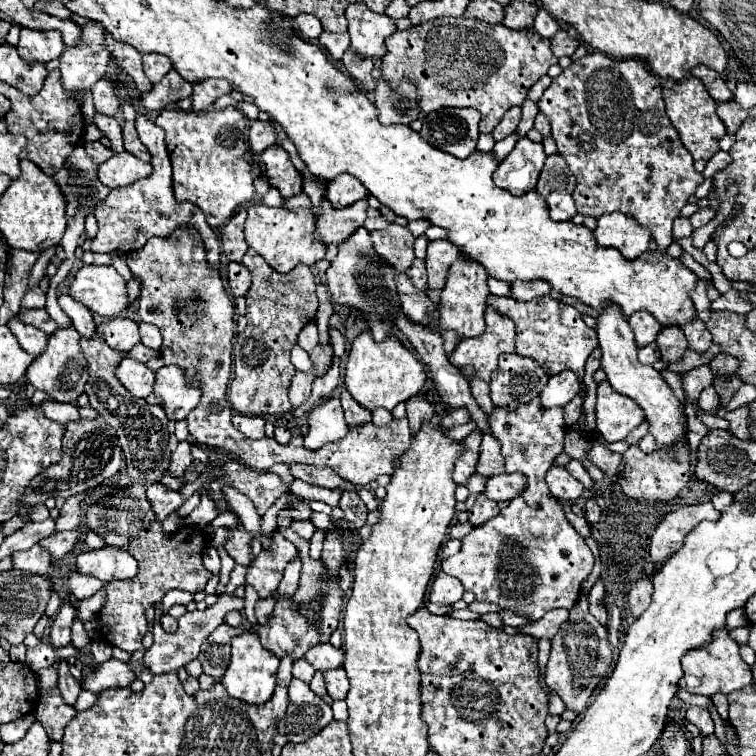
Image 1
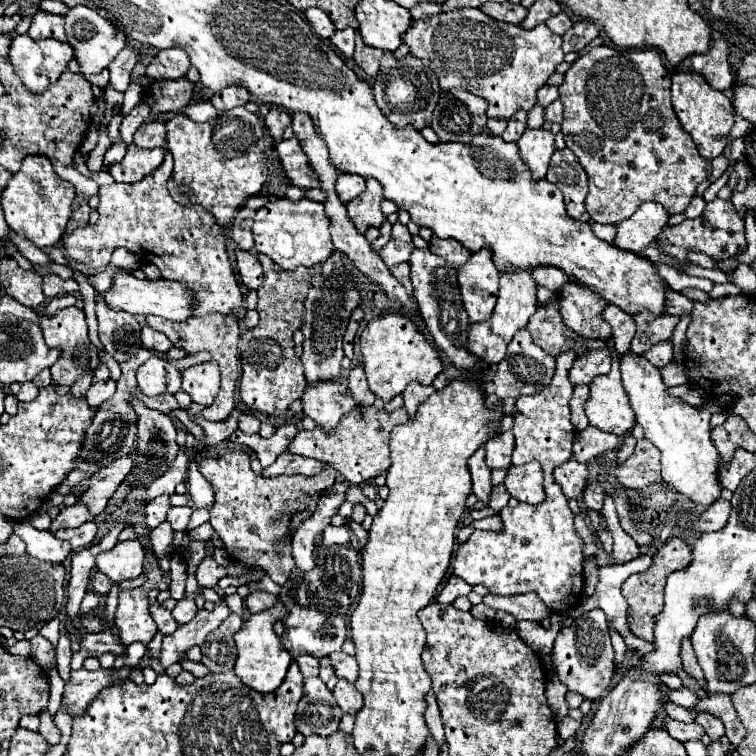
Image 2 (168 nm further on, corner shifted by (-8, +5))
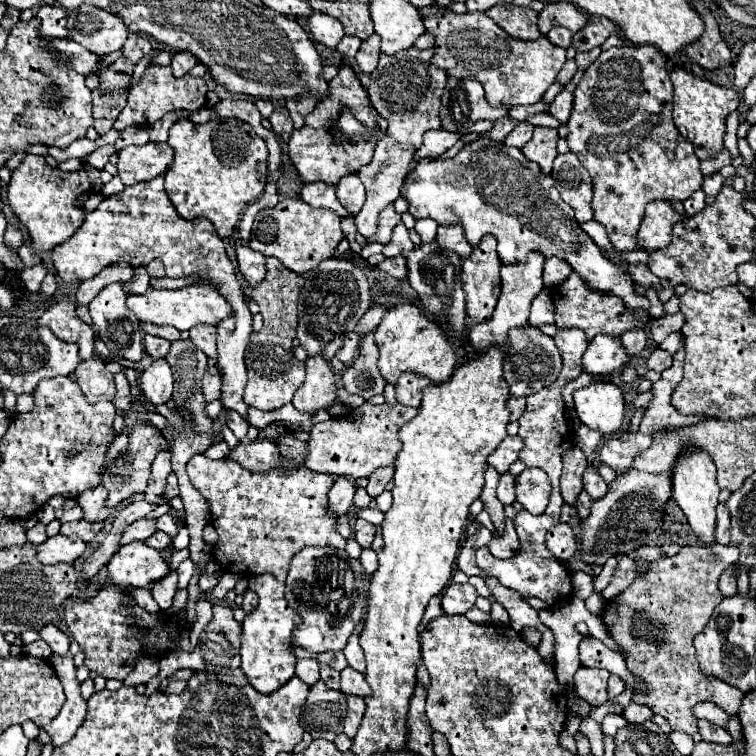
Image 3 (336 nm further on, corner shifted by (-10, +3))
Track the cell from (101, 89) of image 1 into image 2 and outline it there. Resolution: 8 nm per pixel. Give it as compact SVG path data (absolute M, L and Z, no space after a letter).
M125 47L115 59L113 59L113 63L109 65L109 73L111 73L111 79L109 79L109 85L113 87L113 89L117 89L117 91L125 91L127 87L129 87L129 83L131 83L131 69L135 67L135 63L137 63L137 53L133 51L133 49L129 49L129 47Z

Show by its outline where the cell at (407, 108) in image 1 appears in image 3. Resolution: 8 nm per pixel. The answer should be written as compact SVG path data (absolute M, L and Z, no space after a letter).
M405 49L395 55L381 55L377 69L371 73L371 83L367 87L371 105L375 111L389 121L387 137L383 137L377 147L373 161L359 169L359 179L367 189L367 201L359 215L355 215L357 231L363 237L371 237L377 231L377 215L399 197L401 185L407 175L409 161L417 147L421 145L421 137L429 129L439 129L439 107L441 93L447 83L447 73L431 63L433 49Z

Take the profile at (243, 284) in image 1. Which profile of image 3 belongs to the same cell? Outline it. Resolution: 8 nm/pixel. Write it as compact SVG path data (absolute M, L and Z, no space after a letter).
M237 247L237 263L245 281L255 287L263 281L265 275L265 257L251 247Z

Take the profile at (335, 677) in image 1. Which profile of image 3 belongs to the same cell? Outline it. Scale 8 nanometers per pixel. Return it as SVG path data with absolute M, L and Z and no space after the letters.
M349 695L347 705L349 705L349 711L347 711L347 717L345 717L345 731L343 733L349 735L349 739L353 739L357 729L359 729L359 725L361 725L363 713L365 713L365 701L361 697Z

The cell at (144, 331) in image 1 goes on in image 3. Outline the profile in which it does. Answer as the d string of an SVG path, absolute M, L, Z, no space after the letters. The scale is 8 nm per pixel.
M145 335L143 339L145 343L145 353L151 357L151 359L161 359L167 355L171 343L167 339L161 339L161 337L155 337L155 335Z

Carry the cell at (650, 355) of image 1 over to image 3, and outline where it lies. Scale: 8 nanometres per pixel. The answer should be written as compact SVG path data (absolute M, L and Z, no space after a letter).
M655 349L655 351L651 353L651 357L647 359L647 367L653 369L653 371L657 371L657 373L669 369L671 363L673 363L673 357L671 357L667 351L661 351L661 349Z

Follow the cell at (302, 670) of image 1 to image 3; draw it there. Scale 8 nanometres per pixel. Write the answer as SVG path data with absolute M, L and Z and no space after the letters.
M299 659L297 677L309 687L315 685L319 681L319 663L315 659Z

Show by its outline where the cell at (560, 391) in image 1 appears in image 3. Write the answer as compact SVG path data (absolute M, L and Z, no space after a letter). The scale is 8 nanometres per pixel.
M595 335L583 355L585 373L591 375L611 375L625 367L629 361L631 355L621 345L621 337L611 335Z

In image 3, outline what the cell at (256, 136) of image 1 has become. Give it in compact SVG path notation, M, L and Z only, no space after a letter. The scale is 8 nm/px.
M277 107L277 109L271 113L269 121L271 121L271 129L273 129L277 135L279 135L279 133L293 133L293 121L291 121L289 111L287 111L285 107Z

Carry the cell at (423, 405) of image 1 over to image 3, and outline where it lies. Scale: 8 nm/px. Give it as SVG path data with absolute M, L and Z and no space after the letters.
M405 371L399 377L399 383L395 383L397 389L397 401L407 407L419 407L421 403L421 389L429 385L431 381L423 375L415 375L413 371Z

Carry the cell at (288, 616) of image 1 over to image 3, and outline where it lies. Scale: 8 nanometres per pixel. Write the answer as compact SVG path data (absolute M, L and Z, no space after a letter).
M305 547L291 561L289 575L285 581L285 599L287 603L303 617L303 623L293 631L295 645L307 649L317 655L327 649L345 649L347 639L351 637L355 625L363 619L363 611L367 607L367 583L369 579L363 573L363 567L357 559L351 559L347 551L335 547Z

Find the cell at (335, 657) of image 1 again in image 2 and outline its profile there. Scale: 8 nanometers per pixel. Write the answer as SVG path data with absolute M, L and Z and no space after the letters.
M337 651L337 653L331 653L329 659L331 659L331 665L333 665L337 677L345 677L347 681L355 681L357 679L359 669L357 669L355 657L345 655L343 651Z

